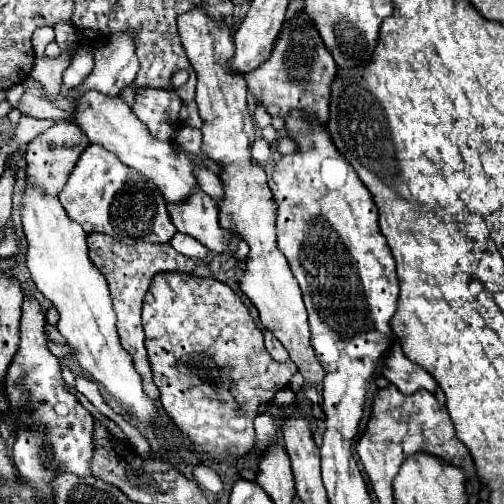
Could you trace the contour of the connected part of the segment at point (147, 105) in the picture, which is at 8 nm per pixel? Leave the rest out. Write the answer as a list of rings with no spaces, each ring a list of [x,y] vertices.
[[[141,88],[133,104],[133,112],[163,142],[169,142],[179,130],[179,110],[183,102],[173,90]]]

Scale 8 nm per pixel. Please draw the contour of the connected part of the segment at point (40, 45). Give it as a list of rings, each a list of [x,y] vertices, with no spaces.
[[[37,28],[33,32],[33,48],[35,48],[35,54],[37,56],[43,56],[43,50],[49,42],[53,42],[55,34],[53,34],[53,28]]]

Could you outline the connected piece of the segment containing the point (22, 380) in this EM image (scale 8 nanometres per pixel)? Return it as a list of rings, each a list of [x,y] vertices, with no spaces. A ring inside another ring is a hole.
[[[25,298],[23,316],[21,316],[21,342],[15,358],[7,370],[5,386],[11,404],[11,422],[15,426],[15,442],[13,442],[13,464],[19,472],[19,478],[37,492],[51,492],[51,482],[57,474],[71,472],[77,476],[91,476],[91,458],[95,454],[95,438],[93,424],[95,418],[81,406],[81,402],[65,388],[65,380],[61,376],[59,360],[49,352],[45,338],[45,312],[33,298]]]

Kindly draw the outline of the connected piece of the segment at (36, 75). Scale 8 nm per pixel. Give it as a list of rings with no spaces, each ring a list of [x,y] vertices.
[[[61,54],[59,58],[37,58],[31,70],[31,78],[39,80],[49,96],[55,96],[59,94],[61,74],[69,66],[69,62],[71,62],[69,54]]]

